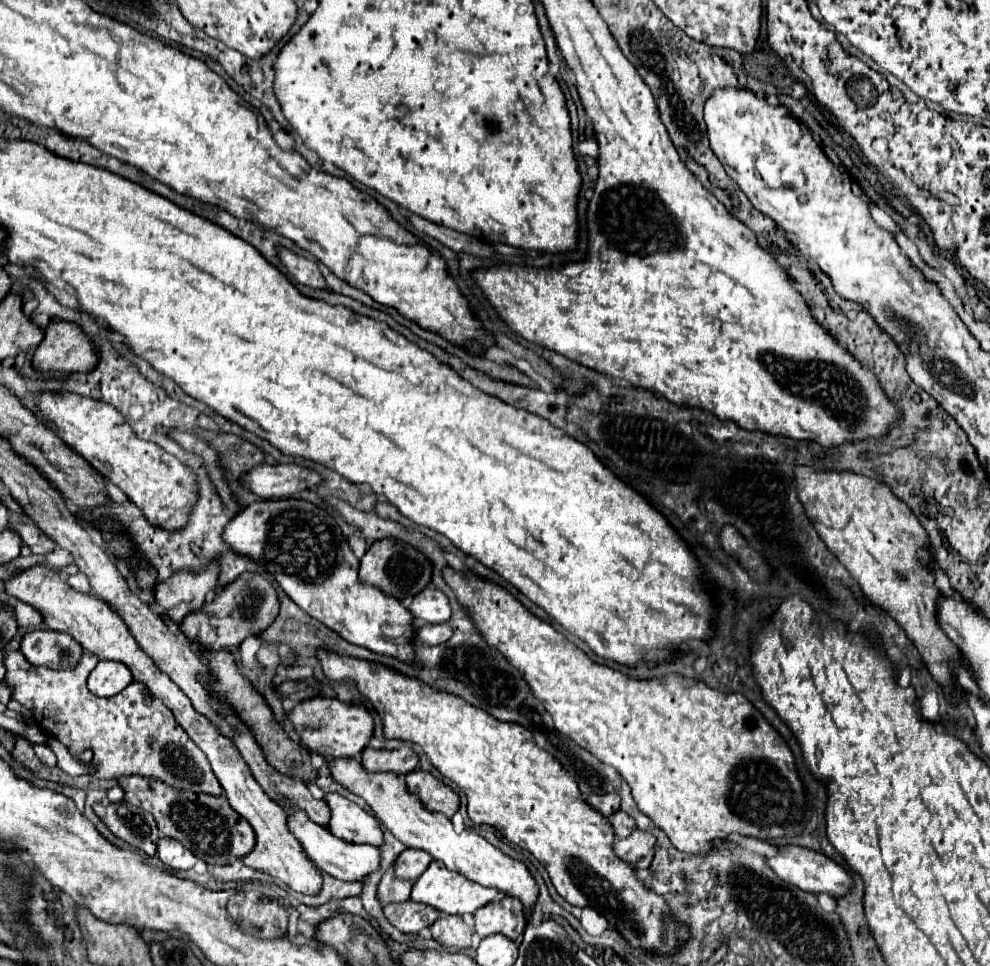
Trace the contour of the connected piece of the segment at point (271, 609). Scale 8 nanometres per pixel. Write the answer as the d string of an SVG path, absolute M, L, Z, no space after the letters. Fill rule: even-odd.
M242 573L236 581L228 583L224 589L218 589L216 597L204 605L202 609L212 609L212 619L198 617L198 613L190 613L180 625L182 633L190 637L192 641L200 641L202 647L208 649L232 649L234 645L240 645L248 635L262 633L278 615L278 593L274 583L268 577L262 577L258 573Z

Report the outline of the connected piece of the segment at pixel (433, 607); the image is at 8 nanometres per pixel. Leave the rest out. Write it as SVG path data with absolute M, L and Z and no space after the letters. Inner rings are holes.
M432 585L418 593L418 597L412 599L408 609L420 623L446 623L452 613L448 597Z

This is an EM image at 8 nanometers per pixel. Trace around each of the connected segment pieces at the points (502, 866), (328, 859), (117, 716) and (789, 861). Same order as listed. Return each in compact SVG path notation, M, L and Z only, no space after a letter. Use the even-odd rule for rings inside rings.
M344 757L328 759L328 767L330 767L334 781L338 781L344 789L350 789L350 793L358 795L360 799L364 799L368 803L368 807L372 809L372 813L376 815L376 819L382 821L382 825L398 841L402 841L406 847L414 847L414 849L422 849L422 851L430 853L434 859L442 861L450 871L462 873L464 877L468 877L484 887L496 887L498 891L502 891L506 895L518 897L526 905L526 919L530 923L532 905L536 903L536 897L538 897L538 885L532 879L532 875L528 873L524 863L510 859L508 855L498 851L494 845L490 845L486 839L482 839L476 833L470 833L466 829L462 833L456 833L446 815L428 811L422 805L420 797L416 793L408 791L402 775L368 773L368 771L364 771L360 761L344 759Z
M294 811L292 817L288 817L288 827L290 831L298 837L298 841L304 845L306 855L314 861L314 865L324 871L326 875L332 875L340 881L364 881L370 873L380 869L380 849L372 847L372 845L352 845L346 843L338 837L334 837L328 829L314 825L312 821L308 821L304 811Z
M8 651L4 653L4 665L6 665L6 681L10 685L10 689L14 691L14 701L22 703L24 707L28 707L38 723L38 727L48 735L56 737L58 741L62 741L68 751L76 757L86 749L92 749L94 759L90 761L94 765L94 777L98 779L118 779L120 775L146 775L146 777L156 777L160 781L164 781L170 787L178 787L178 789L190 789L190 791L202 791L208 795L222 795L222 787L218 783L218 779L214 777L210 765L206 763L204 753L194 745L194 741L190 741L190 737L178 727L178 723L174 721L170 709L158 701L144 683L134 681L126 687L126 691L114 695L114 697L96 697L88 691L86 687L86 679L90 675L90 671L96 667L99 659L94 653L86 653L82 655L82 661L74 667L74 669L38 669L34 665L30 665L26 661L26 657L22 657L20 651Z
M782 847L778 855L774 855L772 859L766 859L766 861L780 879L790 881L794 887L800 887L802 891L808 891L814 895L828 893L830 897L838 899L838 897L844 897L846 893L850 893L850 889L854 887L854 881L844 867L840 867L836 861L828 859L826 855L804 849L804 847Z

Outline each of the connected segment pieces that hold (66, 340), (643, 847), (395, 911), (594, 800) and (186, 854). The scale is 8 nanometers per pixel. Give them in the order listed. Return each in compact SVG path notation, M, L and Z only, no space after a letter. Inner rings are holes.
M52 321L32 357L34 369L62 371L66 375L90 373L96 363L98 353L94 343L72 321Z
M636 829L630 837L620 839L614 843L614 853L622 859L634 865L636 869L648 869L654 857L654 835L648 831Z
M404 901L404 903L390 903L384 905L384 915L386 919L400 929L402 933L414 935L418 931L422 931L424 927L430 927L436 919L438 913L434 907L424 905L424 903L416 903L416 901Z
M610 793L610 795L590 795L588 803L600 811L604 817L614 815L620 809L620 795L618 793Z
M160 837L158 839L158 849L156 849L158 859L176 871L188 871L196 865L196 855L190 853L186 847L182 847L178 841L170 839L170 837Z

